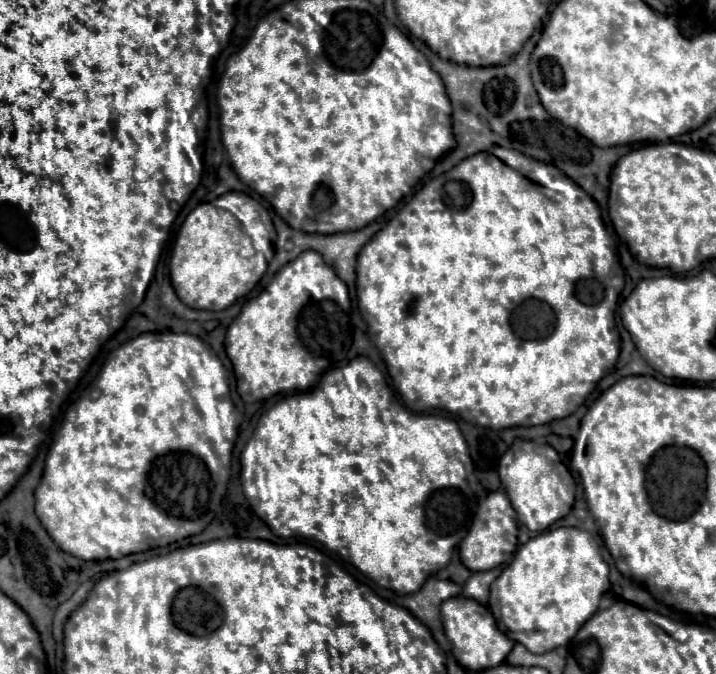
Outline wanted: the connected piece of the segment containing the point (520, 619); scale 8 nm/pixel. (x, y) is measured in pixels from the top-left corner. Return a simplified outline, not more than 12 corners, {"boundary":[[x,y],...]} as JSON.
{"boundary":[[557,528],[491,584],[499,628],[567,646],[609,590],[595,538]]}

